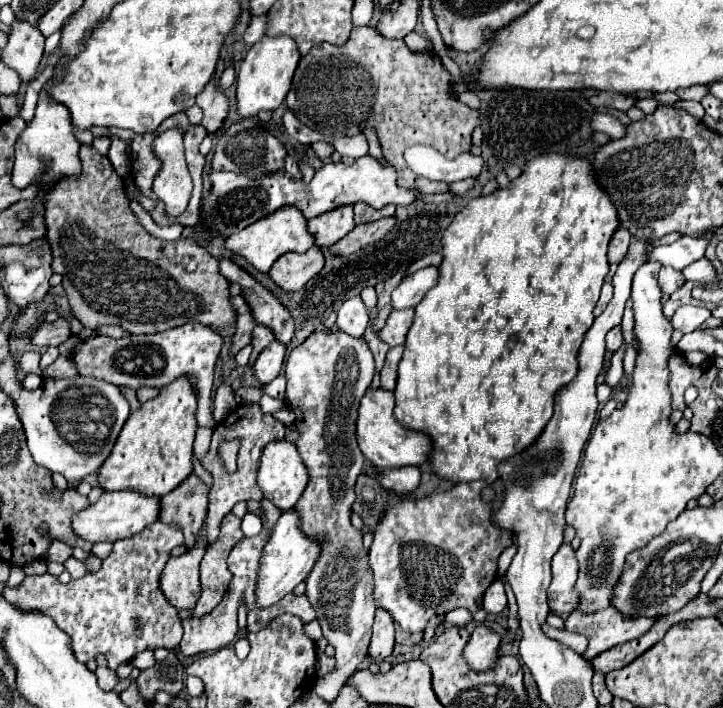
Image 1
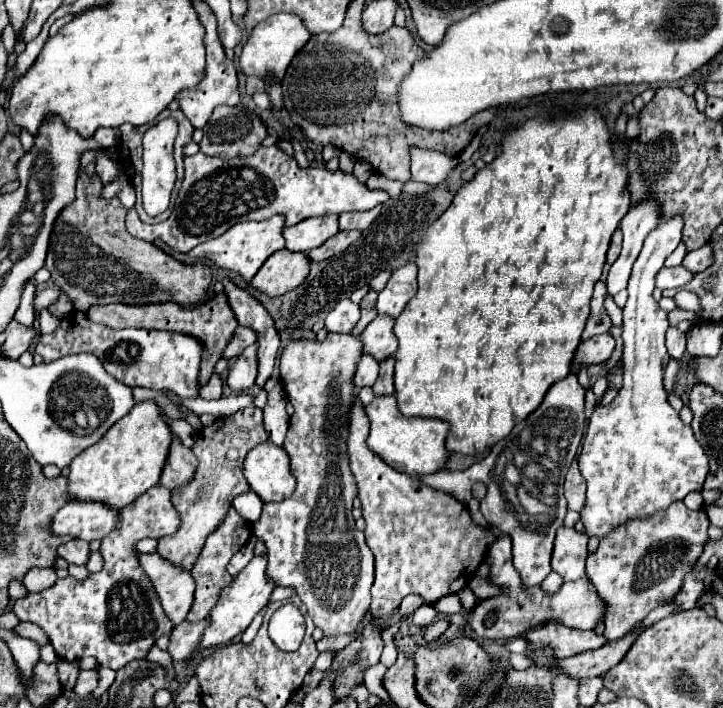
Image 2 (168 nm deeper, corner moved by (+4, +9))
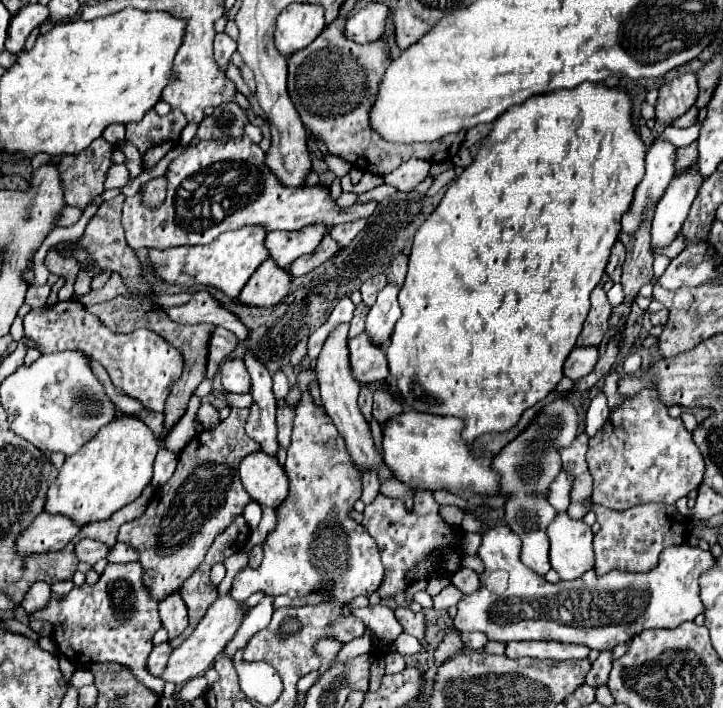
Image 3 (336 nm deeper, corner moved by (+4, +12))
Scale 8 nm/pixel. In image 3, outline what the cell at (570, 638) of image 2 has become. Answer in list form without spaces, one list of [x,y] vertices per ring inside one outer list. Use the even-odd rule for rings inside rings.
[[[521,640],[507,644],[507,658],[539,658],[539,660],[579,660],[591,650],[585,644],[557,644],[555,640]]]

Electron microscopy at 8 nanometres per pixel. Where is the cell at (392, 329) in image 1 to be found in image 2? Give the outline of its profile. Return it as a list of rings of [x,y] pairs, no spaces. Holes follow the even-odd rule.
[[[385,315],[375,317],[359,337],[363,345],[361,353],[371,355],[377,363],[383,363],[385,359],[393,357],[397,349],[397,339],[393,335],[393,323],[395,319],[385,319]]]

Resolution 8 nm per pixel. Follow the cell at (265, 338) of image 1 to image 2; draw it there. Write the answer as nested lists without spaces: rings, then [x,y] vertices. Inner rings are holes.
[[[237,327],[229,345],[223,351],[225,359],[233,359],[237,355],[241,355],[241,351],[245,351],[245,347],[253,345],[257,339],[257,335],[253,335],[253,331],[249,331],[249,327]]]

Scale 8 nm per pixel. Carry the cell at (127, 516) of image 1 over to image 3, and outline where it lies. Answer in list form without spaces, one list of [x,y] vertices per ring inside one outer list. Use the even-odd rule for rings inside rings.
[[[41,512],[31,526],[19,536],[17,552],[19,554],[35,554],[35,552],[53,552],[67,546],[67,542],[77,536],[81,528],[69,520],[69,516],[53,516],[49,512]]]

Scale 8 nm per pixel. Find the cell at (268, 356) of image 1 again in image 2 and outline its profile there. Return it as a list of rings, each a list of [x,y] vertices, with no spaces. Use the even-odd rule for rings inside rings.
[[[251,345],[237,359],[231,361],[227,385],[233,391],[247,391],[249,387],[255,385],[255,377],[257,377],[257,345]]]

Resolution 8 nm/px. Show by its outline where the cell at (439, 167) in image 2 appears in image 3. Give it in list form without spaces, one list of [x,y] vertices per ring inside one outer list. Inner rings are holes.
[[[413,158],[413,160],[407,160],[405,164],[401,164],[391,174],[383,176],[383,180],[385,180],[385,184],[391,184],[397,190],[405,192],[405,190],[413,190],[417,184],[421,184],[429,176],[429,170],[431,170],[431,164],[427,160]]]

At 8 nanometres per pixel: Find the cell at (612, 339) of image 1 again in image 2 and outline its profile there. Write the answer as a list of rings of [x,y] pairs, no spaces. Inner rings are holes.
[[[609,333],[595,335],[593,339],[583,341],[575,351],[571,371],[581,371],[581,369],[587,369],[591,365],[607,361],[611,357],[613,349],[615,349],[615,339]]]

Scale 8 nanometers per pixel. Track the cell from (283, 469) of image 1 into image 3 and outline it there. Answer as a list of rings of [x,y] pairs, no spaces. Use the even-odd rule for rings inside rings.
[[[257,450],[241,460],[239,474],[247,494],[261,506],[277,508],[287,498],[289,478],[277,456]]]

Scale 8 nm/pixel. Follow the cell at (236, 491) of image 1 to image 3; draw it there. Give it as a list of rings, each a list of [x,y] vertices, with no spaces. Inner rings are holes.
[[[231,408],[231,414],[221,420],[215,428],[199,432],[179,454],[179,464],[175,476],[159,490],[155,490],[153,500],[149,502],[143,516],[125,522],[119,528],[119,542],[125,542],[139,550],[139,564],[145,570],[145,584],[155,600],[169,596],[171,592],[179,590],[181,584],[193,574],[193,570],[203,562],[209,546],[213,544],[215,536],[221,534],[231,520],[243,512],[243,506],[249,502],[249,494],[245,492],[241,478],[239,478],[239,462],[259,450],[259,444],[245,434],[245,422],[249,416],[249,408]]]

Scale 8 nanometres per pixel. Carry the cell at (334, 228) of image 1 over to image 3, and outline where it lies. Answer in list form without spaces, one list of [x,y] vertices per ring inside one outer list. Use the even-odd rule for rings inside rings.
[[[311,224],[309,228],[301,228],[297,232],[269,232],[265,238],[265,246],[271,258],[281,266],[289,268],[293,260],[313,252],[317,244],[323,240],[327,226]]]

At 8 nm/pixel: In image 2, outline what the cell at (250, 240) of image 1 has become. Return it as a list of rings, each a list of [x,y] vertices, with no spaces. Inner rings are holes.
[[[275,215],[259,223],[237,223],[235,227],[225,231],[221,237],[197,245],[195,249],[191,249],[189,255],[193,257],[193,261],[209,261],[219,269],[235,271],[245,281],[251,281],[253,275],[259,271],[259,267],[265,263],[265,259],[285,247],[285,241],[281,239],[281,231],[283,231],[281,215]]]

